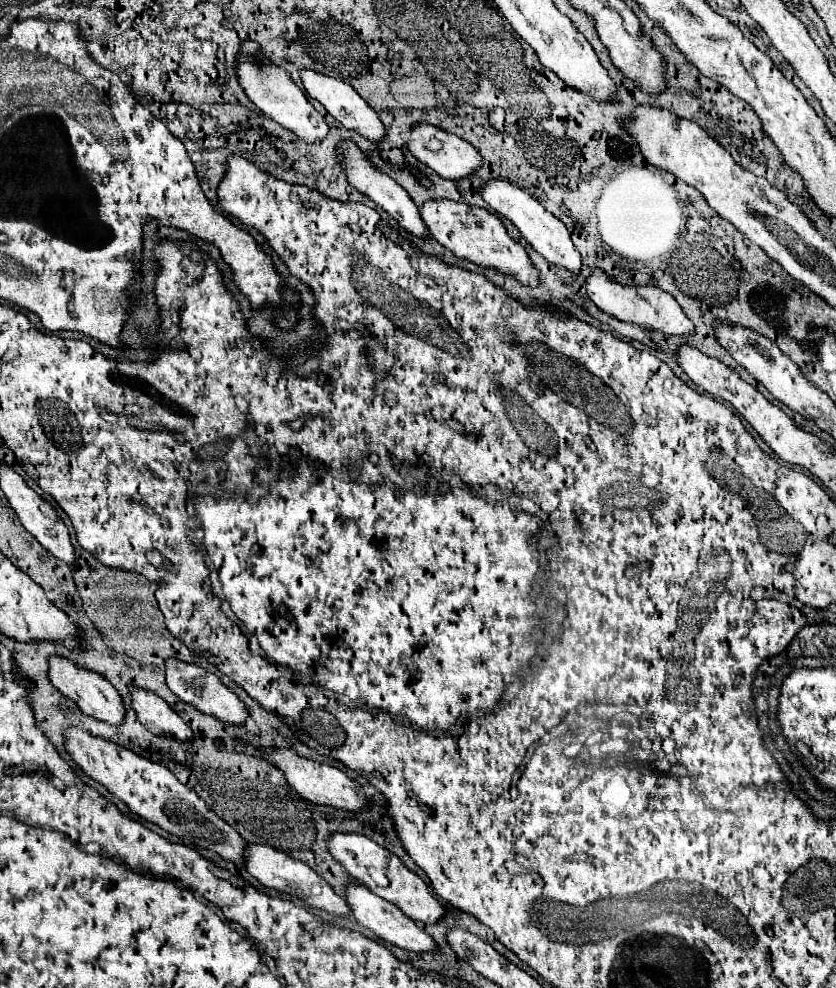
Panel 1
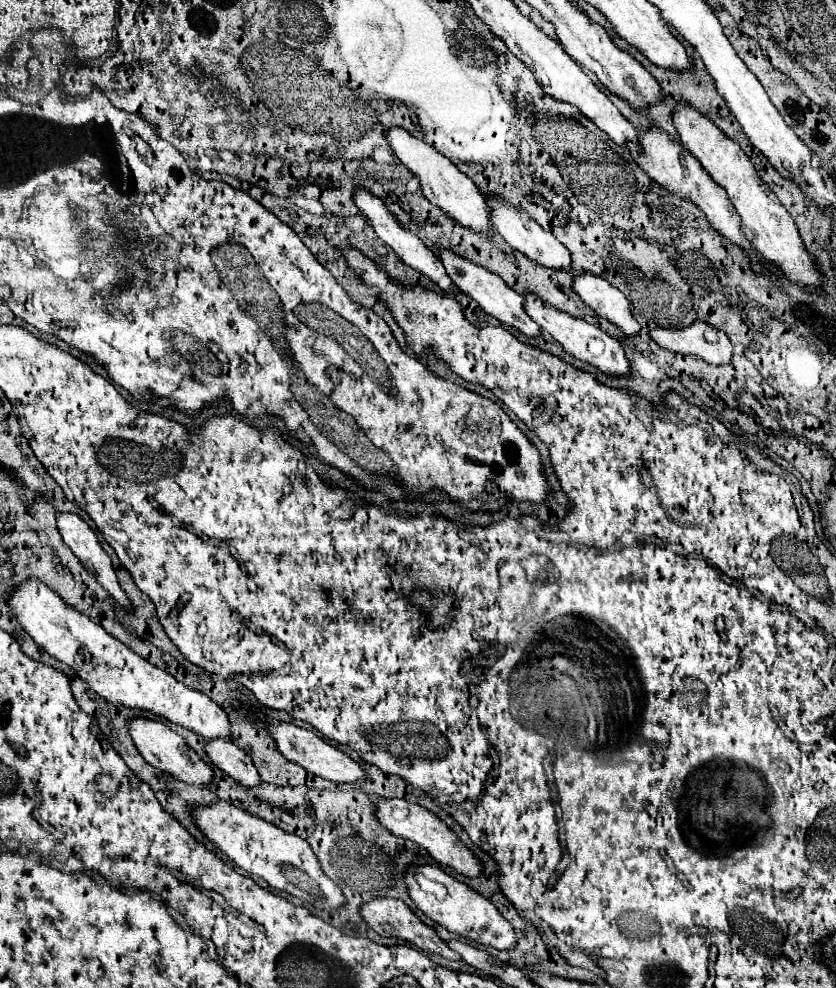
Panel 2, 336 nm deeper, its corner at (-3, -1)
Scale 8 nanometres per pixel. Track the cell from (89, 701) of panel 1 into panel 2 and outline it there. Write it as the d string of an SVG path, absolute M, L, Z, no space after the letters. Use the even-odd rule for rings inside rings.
M132 719L132 721L128 721L128 729L130 729L130 735L132 735L140 755L156 769L160 769L188 785L208 785L214 779L214 769L208 763L204 763L194 753L194 749L188 749L188 743L180 735L176 735L170 727L166 727L164 723L150 721L150 719Z

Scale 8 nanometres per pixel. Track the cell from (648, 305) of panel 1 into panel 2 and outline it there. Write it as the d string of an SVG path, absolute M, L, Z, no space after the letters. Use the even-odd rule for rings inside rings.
M700 321L686 329L654 329L650 337L672 353L692 355L710 365L730 363L734 355L734 345L728 335Z

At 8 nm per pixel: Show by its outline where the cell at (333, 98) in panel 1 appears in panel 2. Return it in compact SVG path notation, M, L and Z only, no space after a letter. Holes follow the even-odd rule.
M400 127L388 129L386 139L392 145L394 153L398 155L398 159L420 179L422 193L430 203L434 203L438 209L442 209L448 217L452 217L462 227L468 227L468 229L472 229L472 231L476 231L476 233L480 233L484 237L492 235L486 201L484 201L480 189L474 185L474 181L470 177L460 173L458 167L450 159L440 155L434 147L430 147L424 141L412 137L408 131L404 131Z

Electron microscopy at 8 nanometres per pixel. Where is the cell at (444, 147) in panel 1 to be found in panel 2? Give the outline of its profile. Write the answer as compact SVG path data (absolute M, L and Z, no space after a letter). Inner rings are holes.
M486 195L486 203L488 207L492 209L492 225L494 229L514 247L518 249L520 253L524 253L528 259L544 265L544 267L550 267L550 269L556 269L556 271L572 271L572 259L570 259L570 251L548 231L544 231L534 219L530 219L530 215L526 211L520 211L516 207L510 207L502 197L492 197L492 195Z

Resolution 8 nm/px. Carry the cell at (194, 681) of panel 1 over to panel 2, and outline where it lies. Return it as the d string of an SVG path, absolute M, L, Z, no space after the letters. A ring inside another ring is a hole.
M272 721L270 723L270 733L272 733L280 753L286 759L290 759L292 763L298 763L300 767L304 767L312 775L330 779L334 783L358 783L358 781L366 779L366 771L350 755L346 755L344 751L328 745L324 739L320 739L312 731L300 729L296 725L292 725L292 723L276 723L276 721Z

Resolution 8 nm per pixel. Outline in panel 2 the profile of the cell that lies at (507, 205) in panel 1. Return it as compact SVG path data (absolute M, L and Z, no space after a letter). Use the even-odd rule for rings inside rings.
M580 275L574 277L572 283L574 291L584 299L588 307L594 309L594 313L618 329L624 331L626 337L634 337L640 333L640 323L630 313L630 303L624 297L624 293L616 287L612 287L606 279L594 277L594 275Z

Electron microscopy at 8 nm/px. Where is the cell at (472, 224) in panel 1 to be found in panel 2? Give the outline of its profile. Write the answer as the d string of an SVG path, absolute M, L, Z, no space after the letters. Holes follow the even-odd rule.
M526 293L524 299L526 299L526 311L528 311L528 315L530 315L536 323L540 323L540 327L542 327L548 335L552 335L552 337L562 345L562 349L564 349L566 353L574 355L574 357L580 359L580 361L586 361L586 363L594 365L598 371L602 371L602 373L606 373L606 375L614 375L614 377L628 377L628 375L630 375L630 361L628 361L628 357L626 357L626 353L624 353L622 343L616 341L616 339L612 339L612 337L610 337L606 331L602 331L598 325L592 325L592 323L580 321L580 319L574 319L574 317L562 313L562 311L556 311L554 307L548 309L548 307L542 303L542 299L536 297L536 295Z

